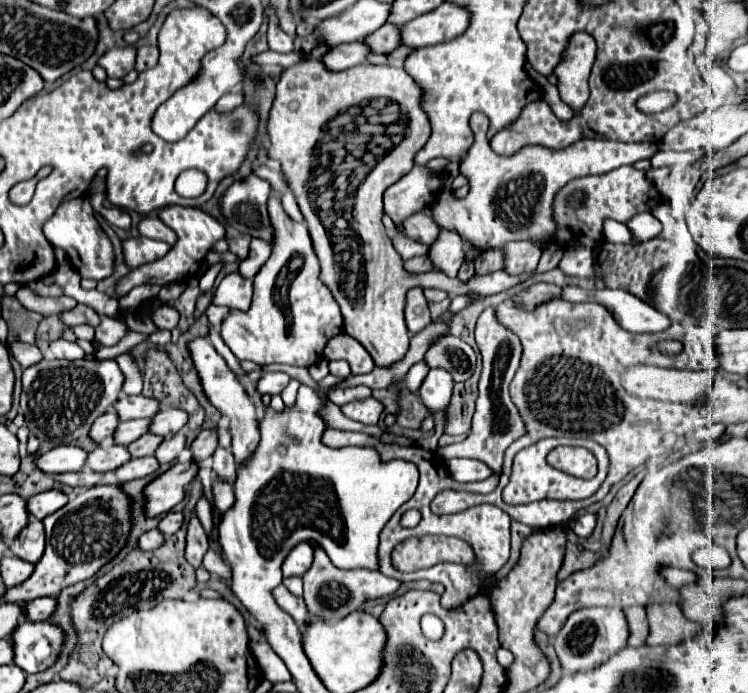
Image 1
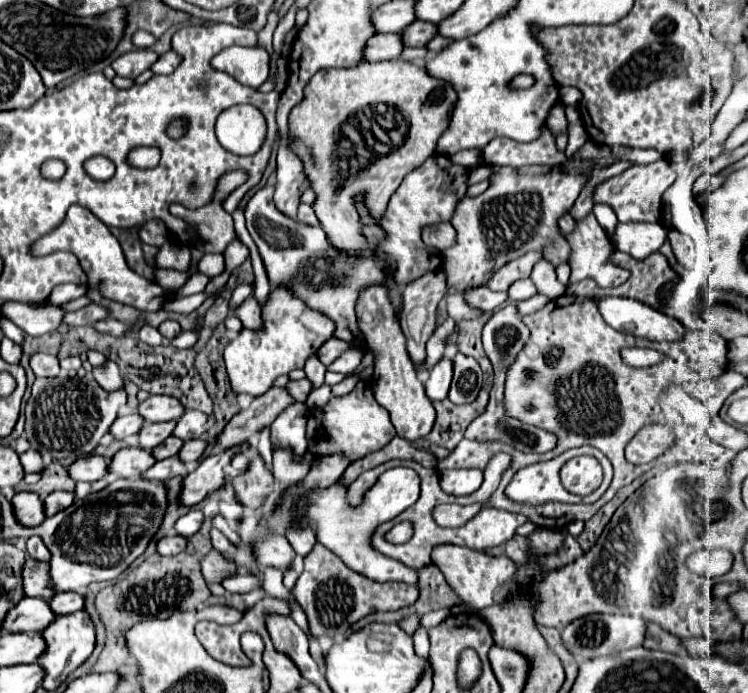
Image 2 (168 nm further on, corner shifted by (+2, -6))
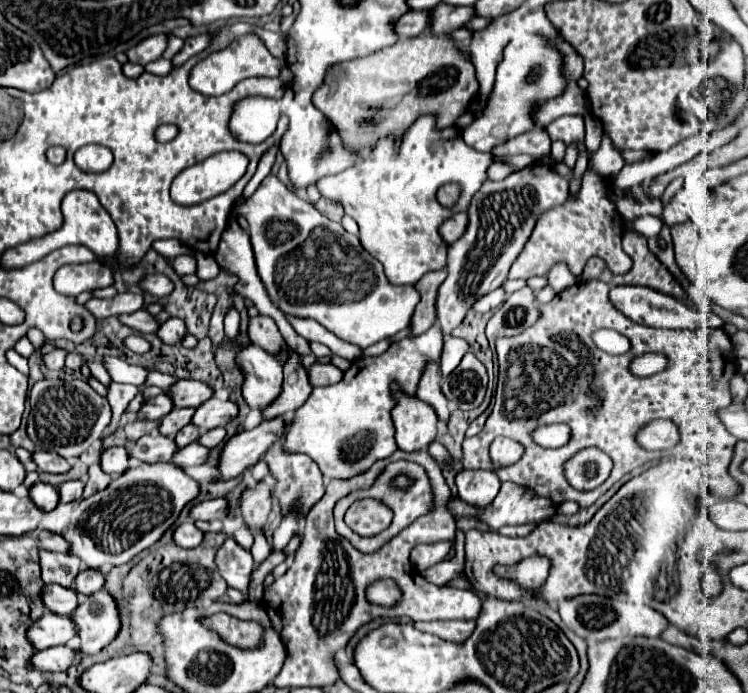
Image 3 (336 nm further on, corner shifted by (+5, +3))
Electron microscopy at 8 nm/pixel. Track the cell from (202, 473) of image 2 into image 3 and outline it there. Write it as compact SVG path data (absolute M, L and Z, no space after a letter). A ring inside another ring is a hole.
M272 418L260 422L252 430L242 430L240 434L228 438L218 460L218 480L230 480L240 476L248 466L256 464L260 456L282 436L284 418Z

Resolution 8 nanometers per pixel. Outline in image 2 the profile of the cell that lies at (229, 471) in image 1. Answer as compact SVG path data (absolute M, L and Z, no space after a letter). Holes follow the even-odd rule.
M221 501L219 513L230 523L237 524L243 519L243 506L237 501Z

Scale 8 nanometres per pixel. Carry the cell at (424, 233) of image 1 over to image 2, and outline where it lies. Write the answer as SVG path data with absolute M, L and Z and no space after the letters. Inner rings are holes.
M439 223L423 229L423 241L427 247L433 247L437 251L445 251L455 243L457 231L451 223Z

